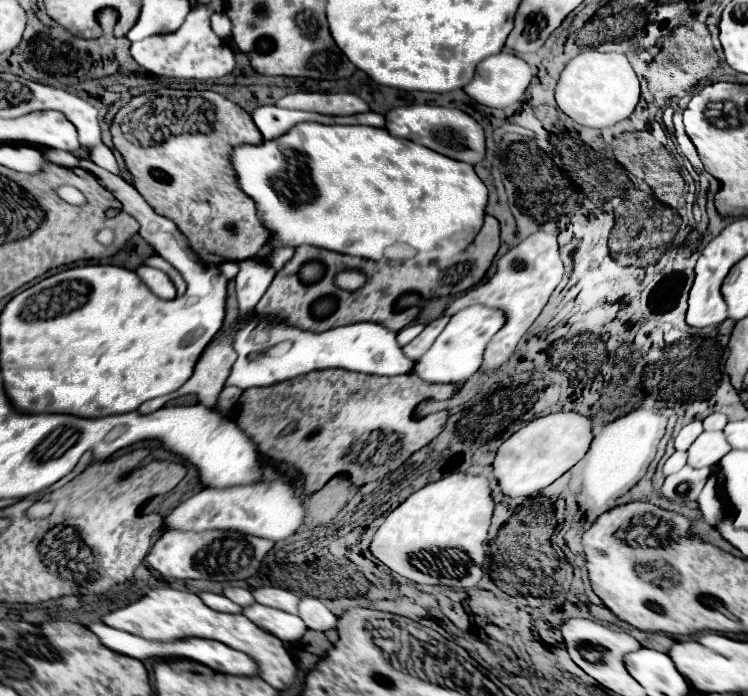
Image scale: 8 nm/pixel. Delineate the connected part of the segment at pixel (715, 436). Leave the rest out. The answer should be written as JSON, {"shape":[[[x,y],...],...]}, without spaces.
{"shape":[[[706,430],[702,432],[698,438],[696,438],[696,442],[690,446],[690,450],[688,450],[688,464],[692,466],[692,468],[710,468],[710,475],[712,473],[712,468],[720,462],[720,458],[724,458],[724,454],[728,454],[730,450],[732,450],[732,446],[728,444],[728,440],[724,438],[722,430]]]}

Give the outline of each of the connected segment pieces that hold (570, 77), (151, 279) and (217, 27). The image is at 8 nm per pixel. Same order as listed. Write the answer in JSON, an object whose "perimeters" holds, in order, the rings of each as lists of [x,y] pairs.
{"perimeters":[[[[586,48],[564,68],[558,88],[558,108],[574,122],[590,128],[606,128],[626,120],[640,100],[640,82],[624,54],[604,54],[596,48]]],[[[140,266],[136,272],[140,274],[140,278],[144,280],[144,284],[156,296],[166,298],[166,300],[172,300],[176,296],[176,286],[172,284],[172,280],[162,270],[156,270],[156,268],[150,268],[150,266]]],[[[222,10],[222,12],[216,12],[212,14],[212,30],[220,36],[220,38],[228,38],[230,32],[232,32],[232,22],[228,18],[228,14]]]]}

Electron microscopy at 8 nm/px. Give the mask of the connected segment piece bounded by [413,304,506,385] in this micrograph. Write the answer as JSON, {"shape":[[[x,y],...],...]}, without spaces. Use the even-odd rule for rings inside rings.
{"shape":[[[474,304],[470,308],[460,310],[450,318],[442,334],[436,338],[432,348],[415,364],[413,371],[422,380],[430,383],[464,384],[482,366],[482,354],[486,344],[504,324],[506,324],[506,314],[496,308]]]}

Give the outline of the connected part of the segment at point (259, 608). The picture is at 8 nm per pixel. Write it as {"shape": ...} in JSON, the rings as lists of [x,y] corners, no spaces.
{"shape":[[[252,604],[248,608],[244,608],[244,616],[248,616],[254,624],[258,624],[260,628],[268,630],[270,634],[278,636],[284,642],[298,642],[304,632],[308,630],[304,626],[304,620],[300,620],[296,614],[288,614],[284,610],[278,608],[270,608],[264,604]]]}

